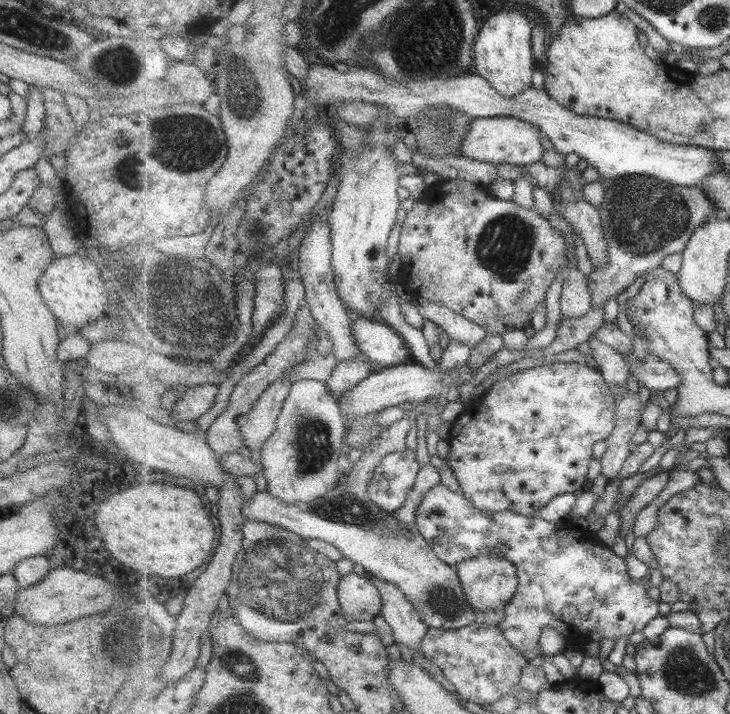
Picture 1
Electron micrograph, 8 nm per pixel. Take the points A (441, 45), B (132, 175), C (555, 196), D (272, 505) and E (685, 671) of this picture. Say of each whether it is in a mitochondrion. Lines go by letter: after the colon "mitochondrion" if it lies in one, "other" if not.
A: mitochondrion
B: mitochondrion
C: other
D: other
E: mitochondrion

